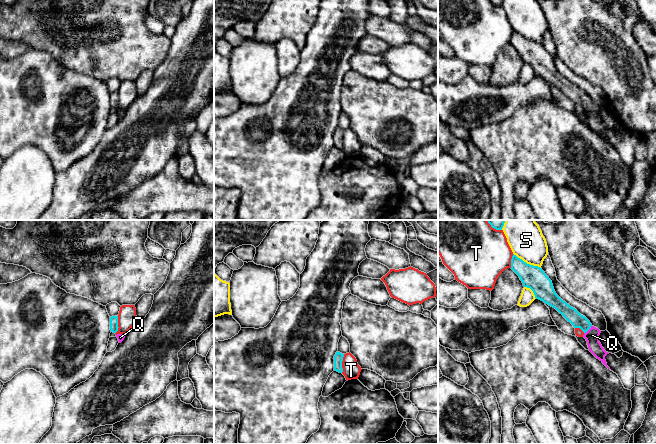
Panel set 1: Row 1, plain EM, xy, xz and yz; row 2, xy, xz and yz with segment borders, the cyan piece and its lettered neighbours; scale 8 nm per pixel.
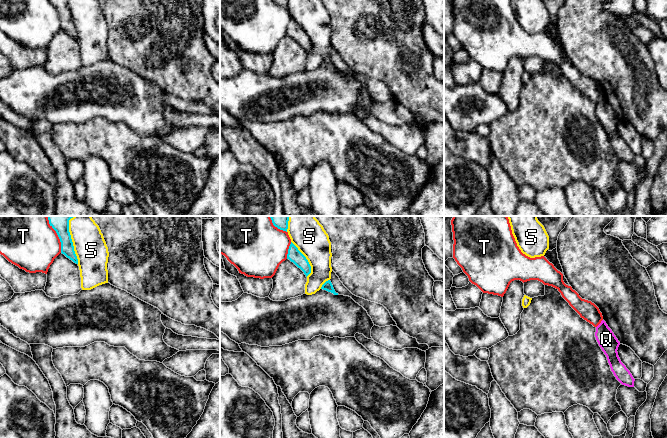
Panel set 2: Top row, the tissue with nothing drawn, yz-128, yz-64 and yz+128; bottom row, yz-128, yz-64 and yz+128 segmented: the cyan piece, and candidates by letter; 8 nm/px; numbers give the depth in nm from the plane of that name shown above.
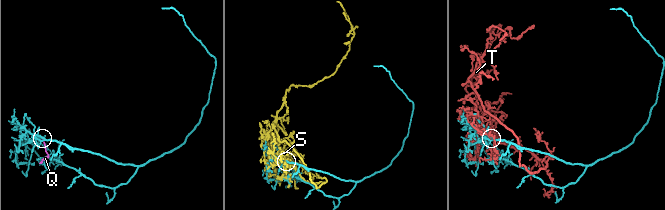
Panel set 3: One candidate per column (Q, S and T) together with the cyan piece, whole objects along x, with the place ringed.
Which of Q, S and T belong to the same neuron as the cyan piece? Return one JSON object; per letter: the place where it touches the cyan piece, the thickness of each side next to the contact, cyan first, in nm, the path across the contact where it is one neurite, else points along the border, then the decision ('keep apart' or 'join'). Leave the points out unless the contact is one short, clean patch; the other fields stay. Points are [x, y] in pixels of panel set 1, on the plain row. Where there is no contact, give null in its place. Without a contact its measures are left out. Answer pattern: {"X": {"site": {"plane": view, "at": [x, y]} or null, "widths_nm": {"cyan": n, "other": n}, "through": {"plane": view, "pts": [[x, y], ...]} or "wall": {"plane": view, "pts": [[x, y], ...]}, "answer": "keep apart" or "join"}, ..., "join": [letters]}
{"Q": {"site": {"plane": "yz", "at": [588, 105]}, "widths_nm": {"cyan": 110, "other": 110}, "through": {"plane": "yz", "pts": [[569, 89], [588, 105], [592, 111]]}, "answer": "join"}, "S": {"site": {"plane": "yz", "at": [526, 39]}, "widths_nm": {"cyan": 190, "other": 280}, "answer": "keep apart"}, "T": {"site": {"plane": "xz", "at": [341, 139]}, "widths_nm": {"cyan": 80, "other": 140}, "answer": "keep apart"}, "join": ["Q"]}

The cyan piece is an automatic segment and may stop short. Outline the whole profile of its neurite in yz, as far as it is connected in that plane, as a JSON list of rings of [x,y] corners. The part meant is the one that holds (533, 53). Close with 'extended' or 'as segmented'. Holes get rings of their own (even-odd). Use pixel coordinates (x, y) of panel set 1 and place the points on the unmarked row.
[[[513,30],[511,45],[519,52],[524,63],[530,64],[536,75],[555,84],[574,104],[580,104],[587,117],[589,127],[599,135],[608,145],[605,132],[609,130],[599,118],[601,107],[594,103],[590,97],[581,91],[575,84],[563,77],[555,68],[552,57],[542,44],[527,40]]]; extended

